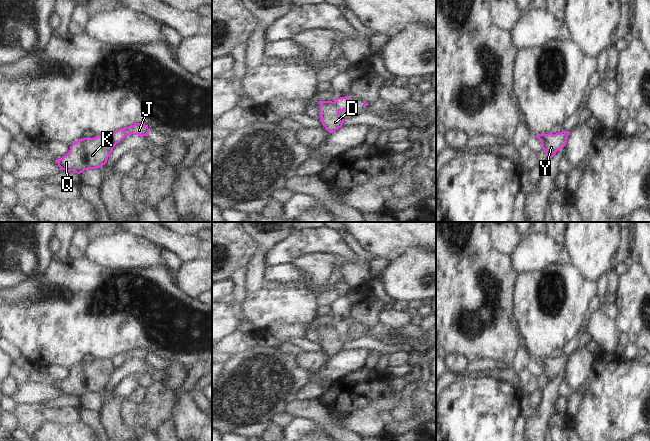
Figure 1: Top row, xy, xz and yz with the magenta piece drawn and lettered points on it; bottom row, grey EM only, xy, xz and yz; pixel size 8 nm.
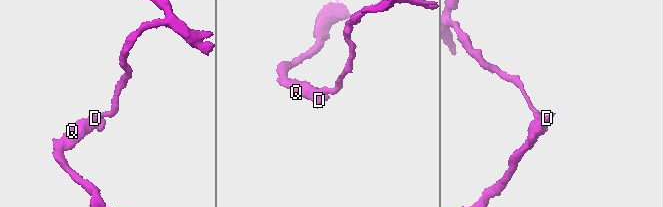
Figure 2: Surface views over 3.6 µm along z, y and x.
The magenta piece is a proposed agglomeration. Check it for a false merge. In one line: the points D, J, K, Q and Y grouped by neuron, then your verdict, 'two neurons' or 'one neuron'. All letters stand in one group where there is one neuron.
D K Q Y / J; two neurons

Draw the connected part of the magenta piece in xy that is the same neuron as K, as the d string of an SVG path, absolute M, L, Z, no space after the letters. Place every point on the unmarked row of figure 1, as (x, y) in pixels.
M112 359L83 362L73 367L69 376L56 386L61 394L80 398L105 389L115 369Z

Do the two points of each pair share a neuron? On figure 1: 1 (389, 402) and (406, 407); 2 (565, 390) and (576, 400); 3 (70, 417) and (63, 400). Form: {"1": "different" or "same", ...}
{"1": "different", "2": "same", "3": "different"}

